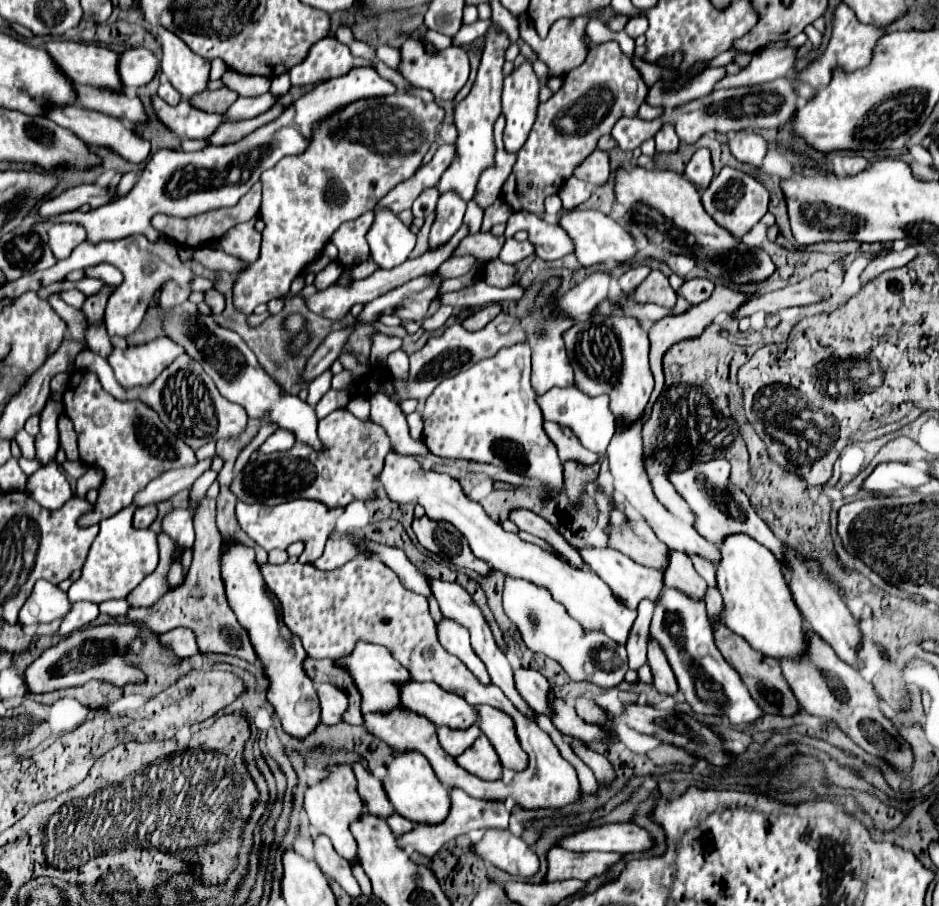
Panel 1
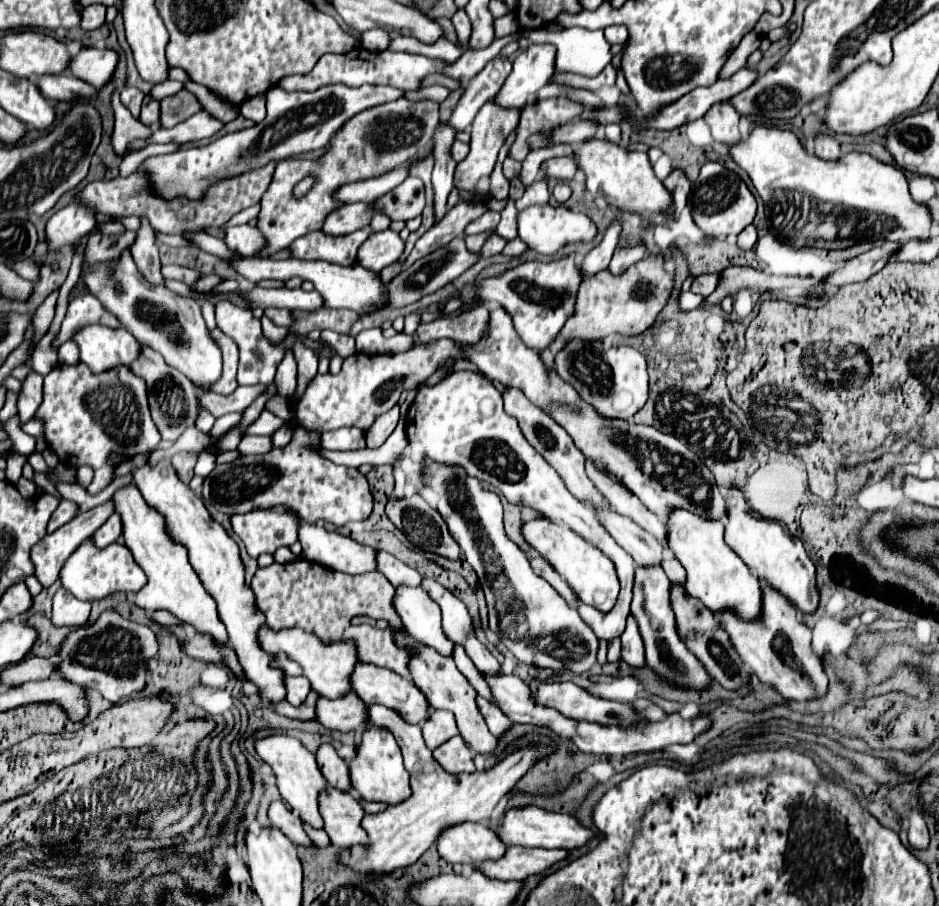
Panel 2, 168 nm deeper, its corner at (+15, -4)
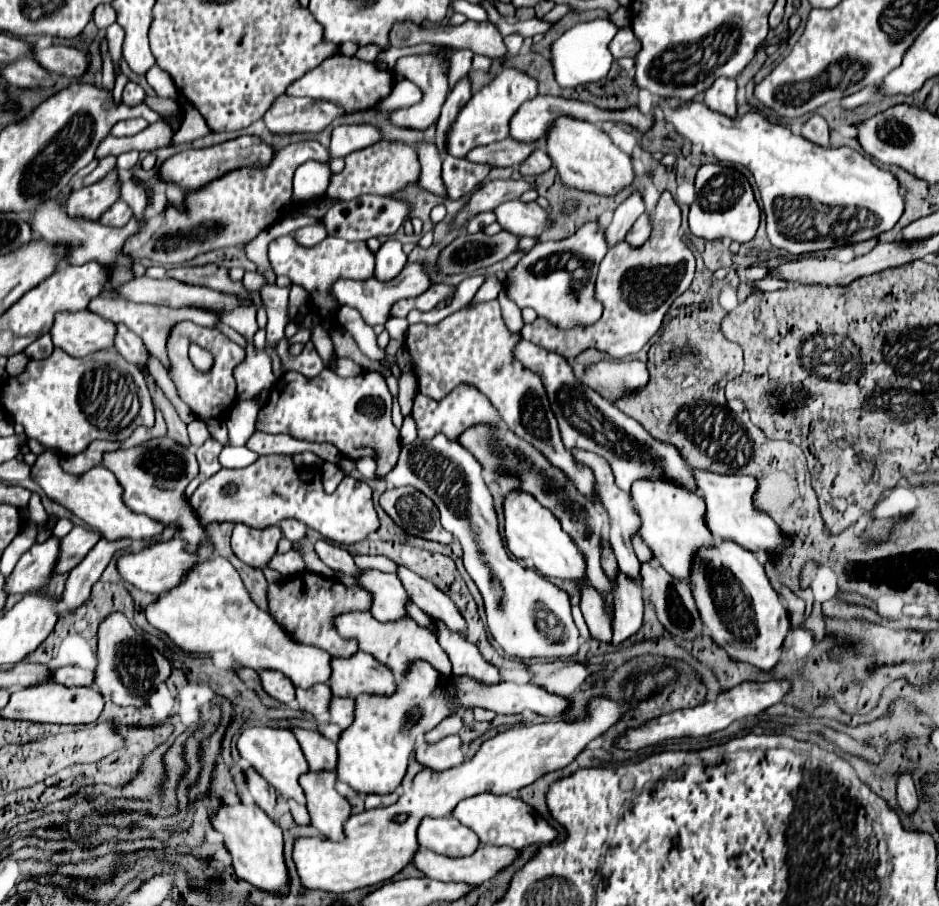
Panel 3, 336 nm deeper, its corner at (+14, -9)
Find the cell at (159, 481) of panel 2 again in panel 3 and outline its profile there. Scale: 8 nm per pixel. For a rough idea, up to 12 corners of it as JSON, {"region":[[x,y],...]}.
{"region":[[170,437],[106,451],[122,501],[180,525],[192,549],[208,537],[188,501],[198,475],[190,447]]}

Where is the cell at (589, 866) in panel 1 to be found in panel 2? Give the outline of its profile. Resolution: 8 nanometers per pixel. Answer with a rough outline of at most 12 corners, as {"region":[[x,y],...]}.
{"region":[[511,846],[497,862],[481,862],[497,880],[539,876],[567,850]]}

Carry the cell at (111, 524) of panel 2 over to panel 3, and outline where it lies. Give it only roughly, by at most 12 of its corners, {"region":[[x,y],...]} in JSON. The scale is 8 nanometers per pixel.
{"region":[[74,527],[60,539],[54,575],[72,571],[94,547],[98,533]]}

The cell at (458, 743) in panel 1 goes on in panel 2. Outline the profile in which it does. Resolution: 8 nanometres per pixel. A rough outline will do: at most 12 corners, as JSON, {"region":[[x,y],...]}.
{"region":[[431,712],[423,738],[431,750],[459,734],[453,714]]}

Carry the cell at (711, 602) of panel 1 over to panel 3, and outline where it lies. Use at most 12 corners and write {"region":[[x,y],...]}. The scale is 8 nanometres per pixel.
{"region":[[632,537],[634,551],[640,561],[652,559],[650,547],[640,539]]}

